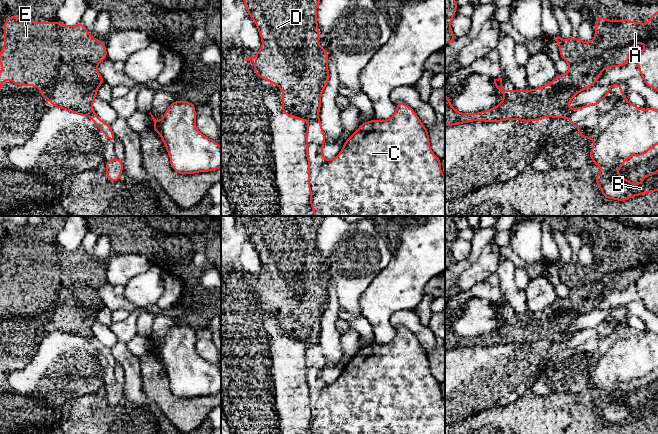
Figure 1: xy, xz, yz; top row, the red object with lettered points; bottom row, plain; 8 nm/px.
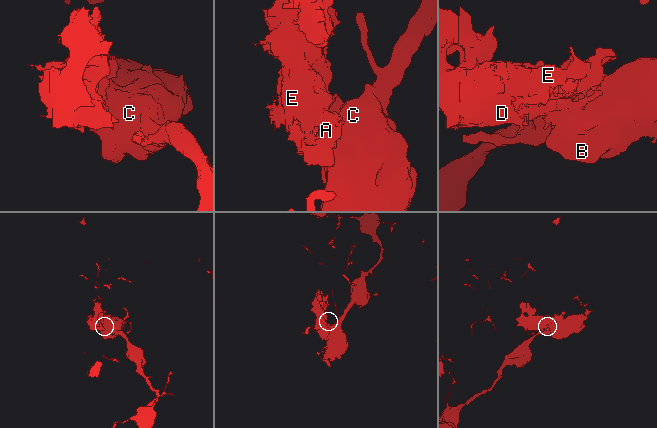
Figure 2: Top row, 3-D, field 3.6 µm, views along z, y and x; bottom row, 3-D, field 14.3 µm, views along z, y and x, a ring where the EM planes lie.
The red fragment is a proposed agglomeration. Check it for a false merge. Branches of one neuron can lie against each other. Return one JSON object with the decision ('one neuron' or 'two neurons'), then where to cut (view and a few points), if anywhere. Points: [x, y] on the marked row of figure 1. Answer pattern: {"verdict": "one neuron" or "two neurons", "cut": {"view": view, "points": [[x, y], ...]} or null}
{"verdict": "two neurons", "cut": {"view": "yz", "points": [[657, 43], [646, 48]]}}

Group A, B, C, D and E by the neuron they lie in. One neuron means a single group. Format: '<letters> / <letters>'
A D E / B C

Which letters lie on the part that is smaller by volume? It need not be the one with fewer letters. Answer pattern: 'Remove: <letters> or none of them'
Remove: A, D, E

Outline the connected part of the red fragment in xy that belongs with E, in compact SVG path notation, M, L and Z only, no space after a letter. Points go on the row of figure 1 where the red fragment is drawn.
M12 15L4 21L4 45L0 51L0 65L3 65L4 69L0 69L0 90L8 78L15 86L36 86L40 94L55 108L71 111L75 115L91 116L97 90L105 83L97 65L105 59L105 44L91 36L82 22L67 26L61 21L35 22L26 17L18 19L16 15Z

